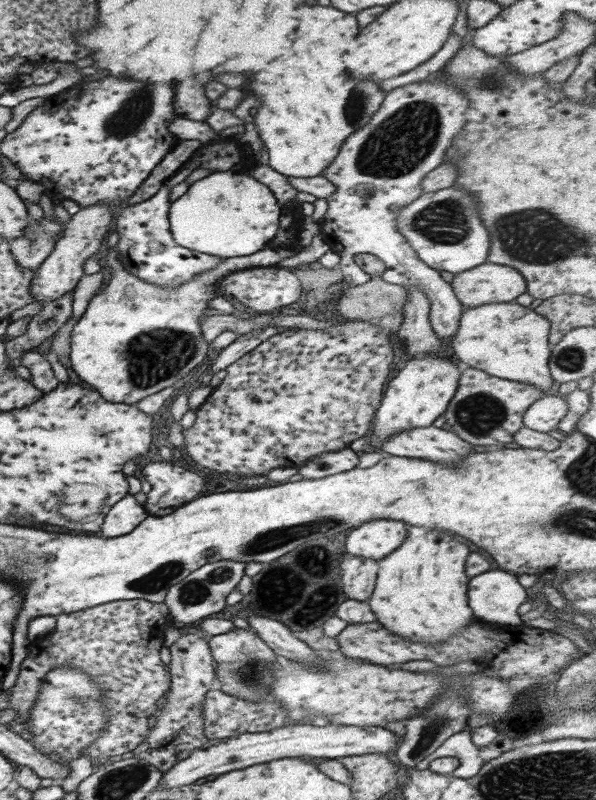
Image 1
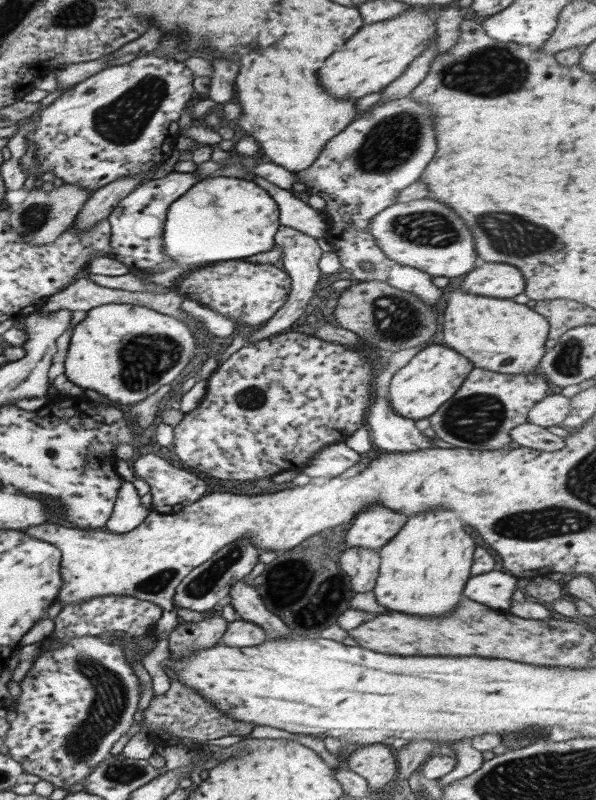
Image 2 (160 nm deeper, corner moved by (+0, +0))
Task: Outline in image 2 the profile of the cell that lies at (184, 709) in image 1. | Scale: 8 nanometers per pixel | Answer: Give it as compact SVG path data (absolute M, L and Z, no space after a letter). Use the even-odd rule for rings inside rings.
M220 616L202 617L199 622L182 621L168 634L170 657L177 660L189 653L213 646L221 638L228 622Z

